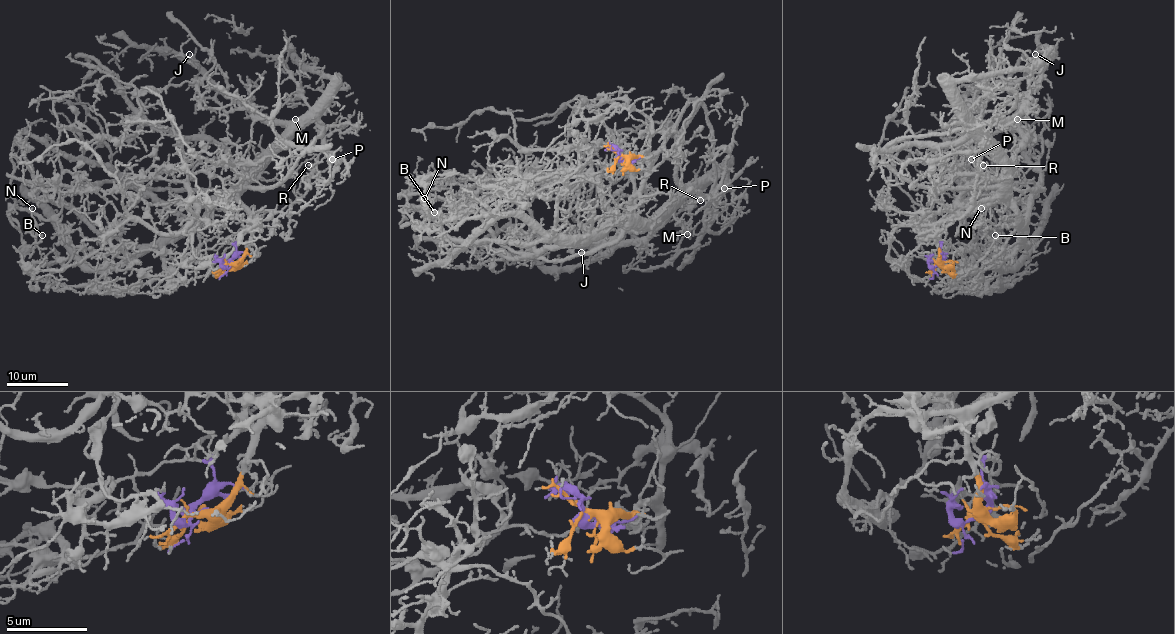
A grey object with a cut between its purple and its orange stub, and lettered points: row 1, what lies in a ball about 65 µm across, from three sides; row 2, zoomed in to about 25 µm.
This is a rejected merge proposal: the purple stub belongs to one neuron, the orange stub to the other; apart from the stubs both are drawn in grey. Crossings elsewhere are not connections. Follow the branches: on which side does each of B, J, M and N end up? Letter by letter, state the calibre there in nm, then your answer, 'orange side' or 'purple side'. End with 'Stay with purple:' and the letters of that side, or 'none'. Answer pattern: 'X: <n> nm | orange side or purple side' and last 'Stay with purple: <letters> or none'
B: 130 nm | purple side
J: 130 nm | orange side
M: 190 nm | orange side
N: 160 nm | purple side
Stay with purple: B, N

